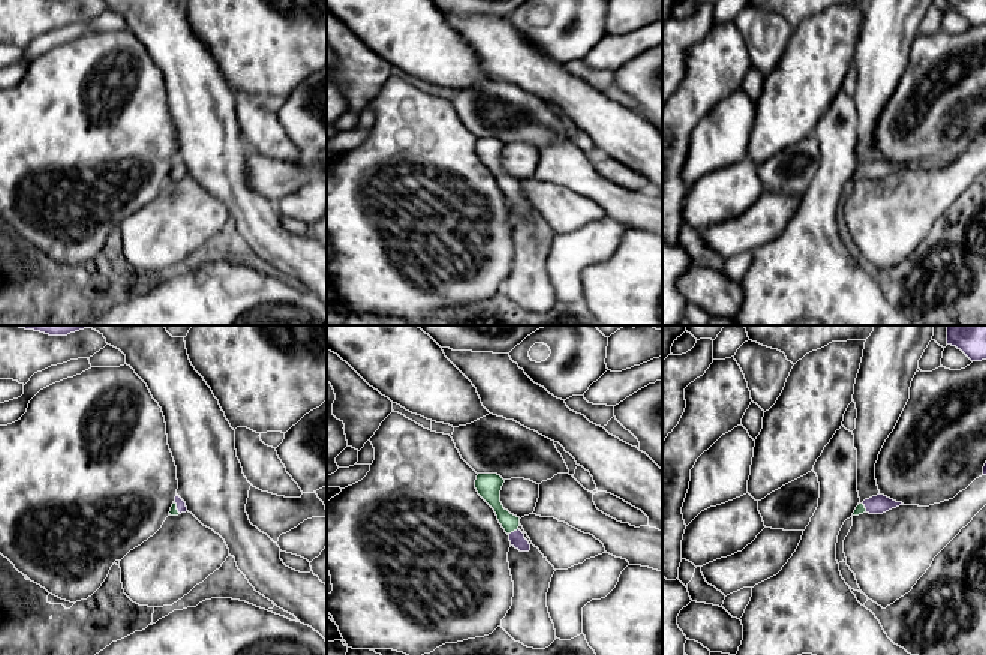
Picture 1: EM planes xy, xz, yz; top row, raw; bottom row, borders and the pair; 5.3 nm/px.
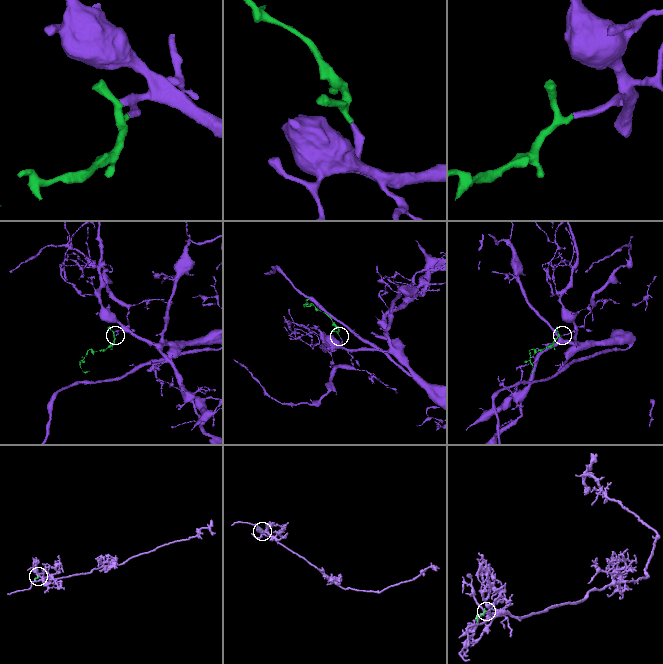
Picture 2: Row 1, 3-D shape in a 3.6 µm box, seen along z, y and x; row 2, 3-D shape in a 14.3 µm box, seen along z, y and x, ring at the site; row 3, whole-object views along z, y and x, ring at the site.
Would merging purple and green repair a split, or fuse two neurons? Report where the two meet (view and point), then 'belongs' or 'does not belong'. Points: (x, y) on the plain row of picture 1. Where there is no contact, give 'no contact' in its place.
meets purple in xz at (514, 195); belongs

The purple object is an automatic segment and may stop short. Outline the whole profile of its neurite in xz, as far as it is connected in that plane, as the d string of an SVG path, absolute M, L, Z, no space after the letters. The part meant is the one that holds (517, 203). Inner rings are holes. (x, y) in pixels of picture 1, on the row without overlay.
M478 138L475 144L475 153L478 159L494 174L499 187L509 199L511 210L520 216L529 216L530 208L524 202L524 198L518 193L520 181L505 174L500 166L500 154L503 147L505 144L497 138Z

